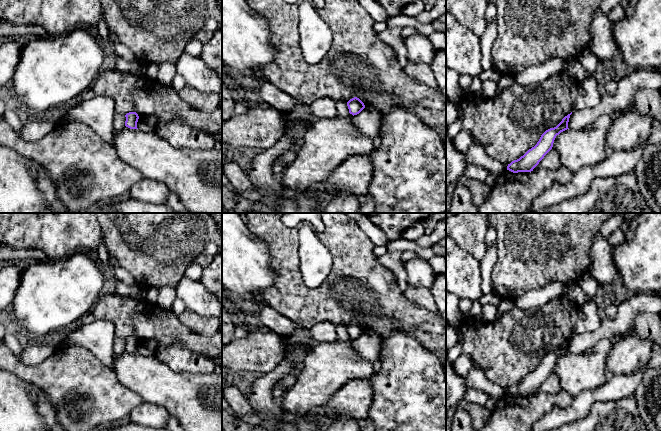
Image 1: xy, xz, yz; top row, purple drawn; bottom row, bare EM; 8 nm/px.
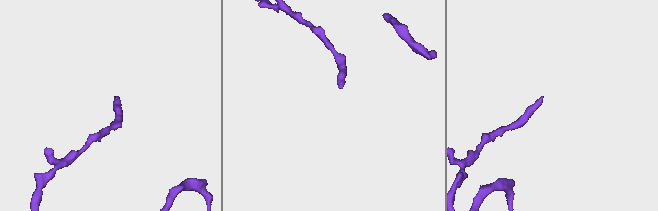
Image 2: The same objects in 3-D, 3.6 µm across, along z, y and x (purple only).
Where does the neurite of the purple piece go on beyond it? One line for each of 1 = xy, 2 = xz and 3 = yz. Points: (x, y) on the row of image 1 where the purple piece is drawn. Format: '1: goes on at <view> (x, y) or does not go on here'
1: does not go on here
2: does not go on here
3: does not go on here

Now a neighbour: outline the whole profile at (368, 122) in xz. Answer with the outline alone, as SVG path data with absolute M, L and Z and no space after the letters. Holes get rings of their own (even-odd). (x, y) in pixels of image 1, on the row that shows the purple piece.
M365 107L359 114L353 116L353 125L358 132L373 140L379 136L383 114L377 109Z

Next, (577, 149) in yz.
M603 114L599 116L591 126L585 129L567 129L556 136L553 147L560 159L560 164L573 174L586 166L595 166L607 155L606 137L612 125L613 118Z

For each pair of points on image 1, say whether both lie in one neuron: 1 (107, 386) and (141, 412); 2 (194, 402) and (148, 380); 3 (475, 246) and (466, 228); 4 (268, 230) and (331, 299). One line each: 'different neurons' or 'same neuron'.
1: different neurons
2: same neuron
3: same neuron
4: same neuron

